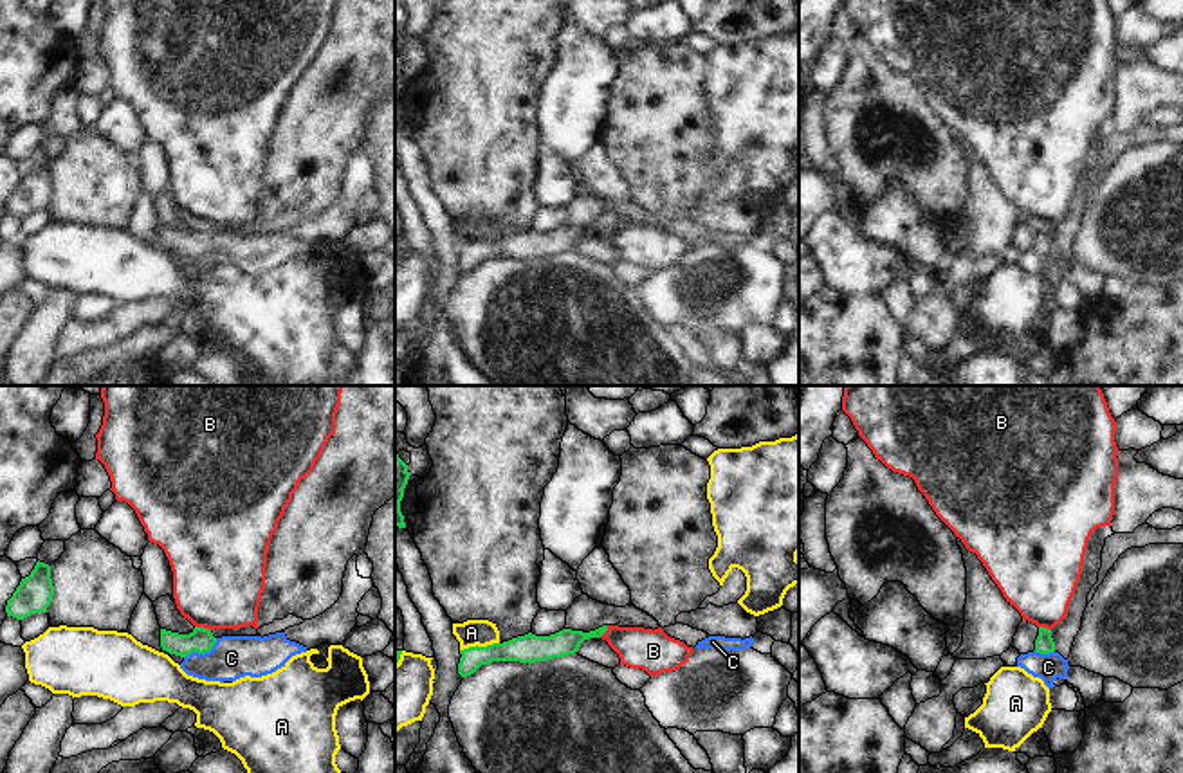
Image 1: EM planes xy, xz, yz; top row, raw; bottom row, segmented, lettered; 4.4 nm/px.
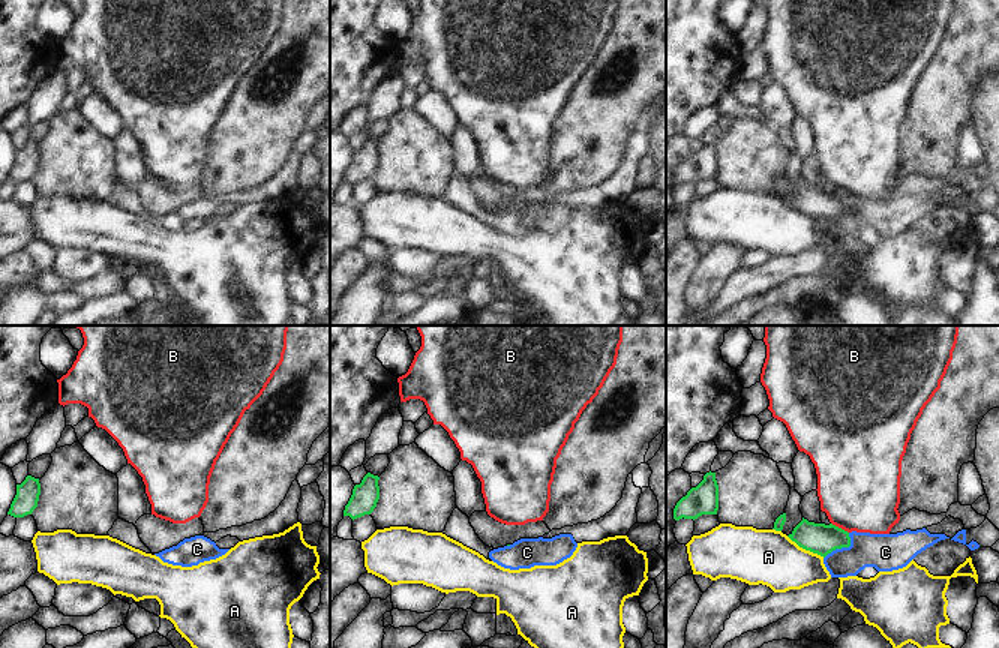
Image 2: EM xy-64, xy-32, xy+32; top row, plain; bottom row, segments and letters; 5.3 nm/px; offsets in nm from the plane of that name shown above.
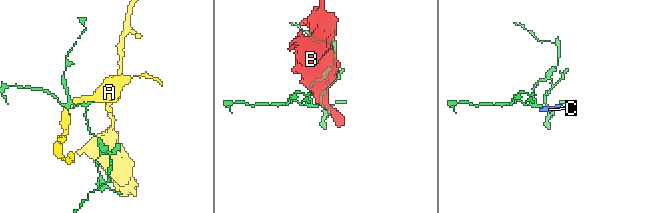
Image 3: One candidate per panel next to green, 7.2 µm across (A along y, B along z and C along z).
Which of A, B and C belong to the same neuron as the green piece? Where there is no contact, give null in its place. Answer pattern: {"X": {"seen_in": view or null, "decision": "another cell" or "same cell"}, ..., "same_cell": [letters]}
{"A": {"seen_in": "xz", "decision": "another cell"}, "B": {"seen_in": "xy", "decision": "another cell"}, "C": {"seen_in": "xy", "decision": "same cell"}, "same_cell": ["C"]}

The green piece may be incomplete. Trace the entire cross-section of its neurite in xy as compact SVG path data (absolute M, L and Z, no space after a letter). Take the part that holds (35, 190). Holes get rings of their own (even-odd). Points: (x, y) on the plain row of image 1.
M38 157L31 171L22 175L20 182L7 196L5 209L16 216L23 216L34 209L47 209L52 193L50 162Z

